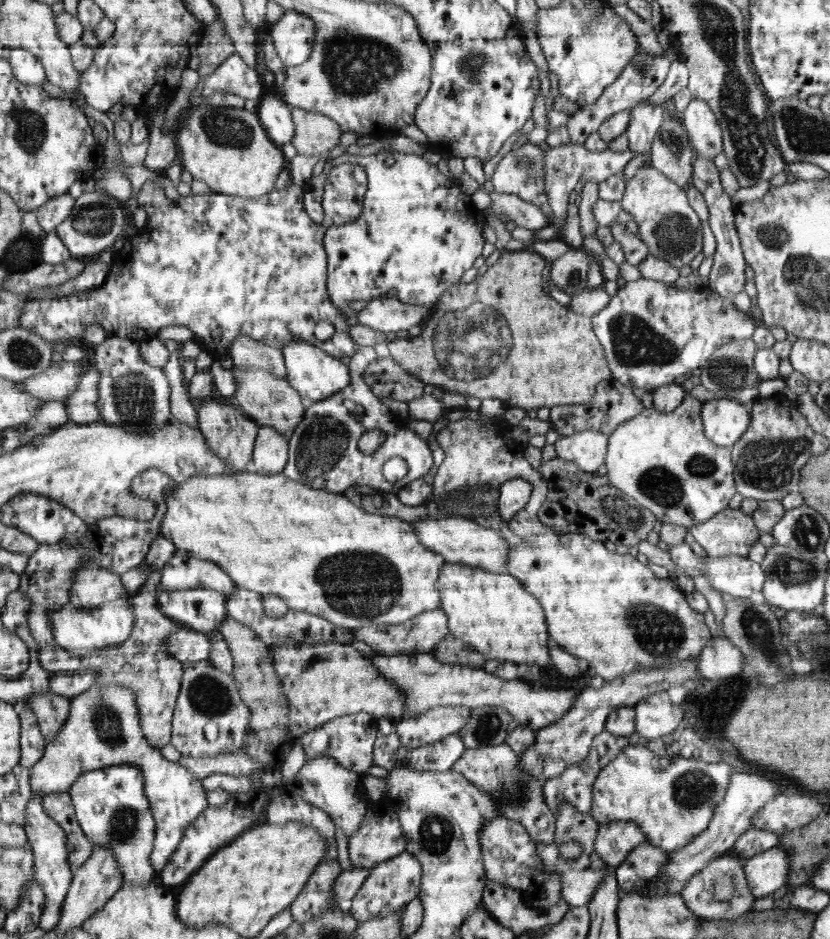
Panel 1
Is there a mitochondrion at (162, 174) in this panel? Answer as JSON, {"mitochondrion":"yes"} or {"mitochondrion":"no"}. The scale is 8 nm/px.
{"mitochondrion":"no"}

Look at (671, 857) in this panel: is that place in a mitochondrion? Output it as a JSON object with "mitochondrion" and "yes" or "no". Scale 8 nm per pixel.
{"mitochondrion":"no"}

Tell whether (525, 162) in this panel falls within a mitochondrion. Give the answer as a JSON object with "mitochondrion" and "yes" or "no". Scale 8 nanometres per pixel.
{"mitochondrion":"yes"}

